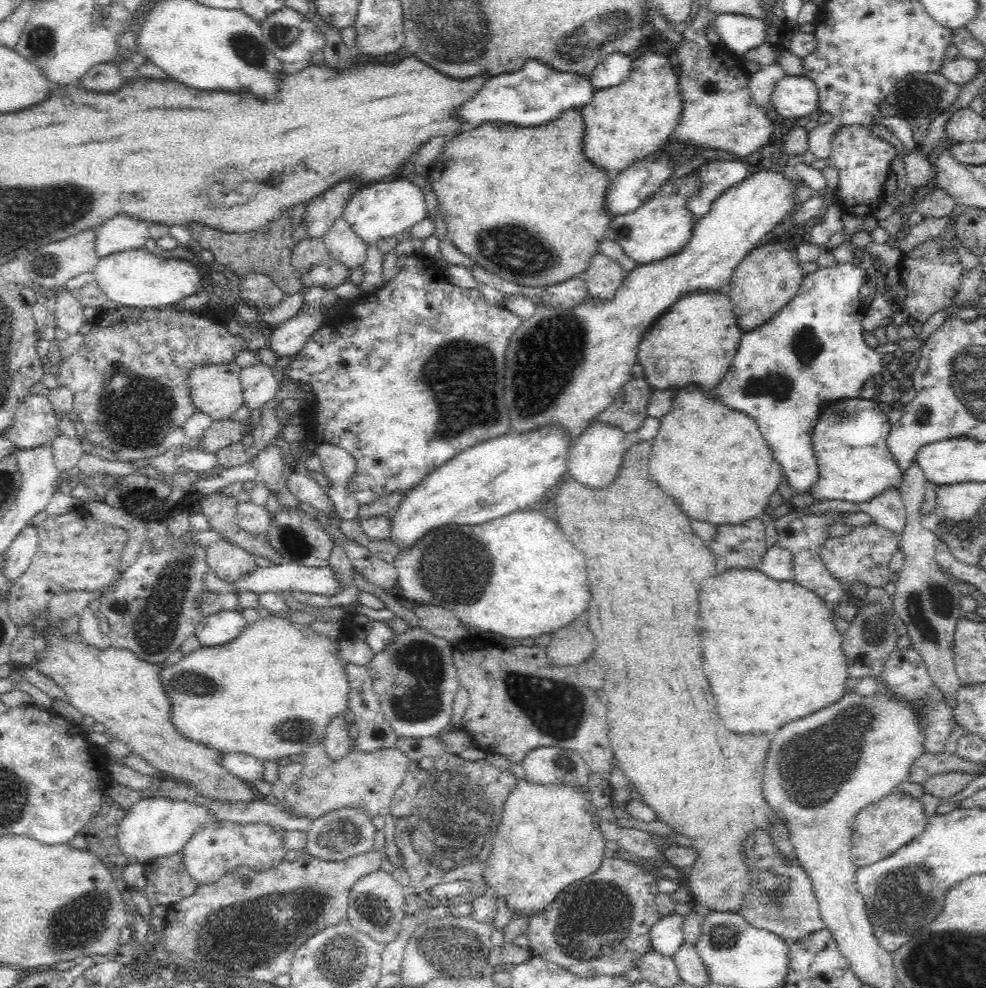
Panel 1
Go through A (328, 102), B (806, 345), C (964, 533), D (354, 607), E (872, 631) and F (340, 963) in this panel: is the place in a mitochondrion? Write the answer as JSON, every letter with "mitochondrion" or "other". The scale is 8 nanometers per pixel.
{"A":"other","B":"mitochondrion","C":"mitochondrion","D":"other","E":"mitochondrion","F":"mitochondrion"}

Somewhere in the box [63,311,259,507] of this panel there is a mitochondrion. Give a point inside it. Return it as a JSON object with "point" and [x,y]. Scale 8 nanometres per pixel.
{"point":[139,410]}

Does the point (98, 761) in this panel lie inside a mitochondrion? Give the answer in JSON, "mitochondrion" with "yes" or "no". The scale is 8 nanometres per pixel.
{"mitochondrion":"no"}

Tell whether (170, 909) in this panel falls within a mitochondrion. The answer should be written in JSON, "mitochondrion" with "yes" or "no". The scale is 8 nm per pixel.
{"mitochondrion":"no"}

